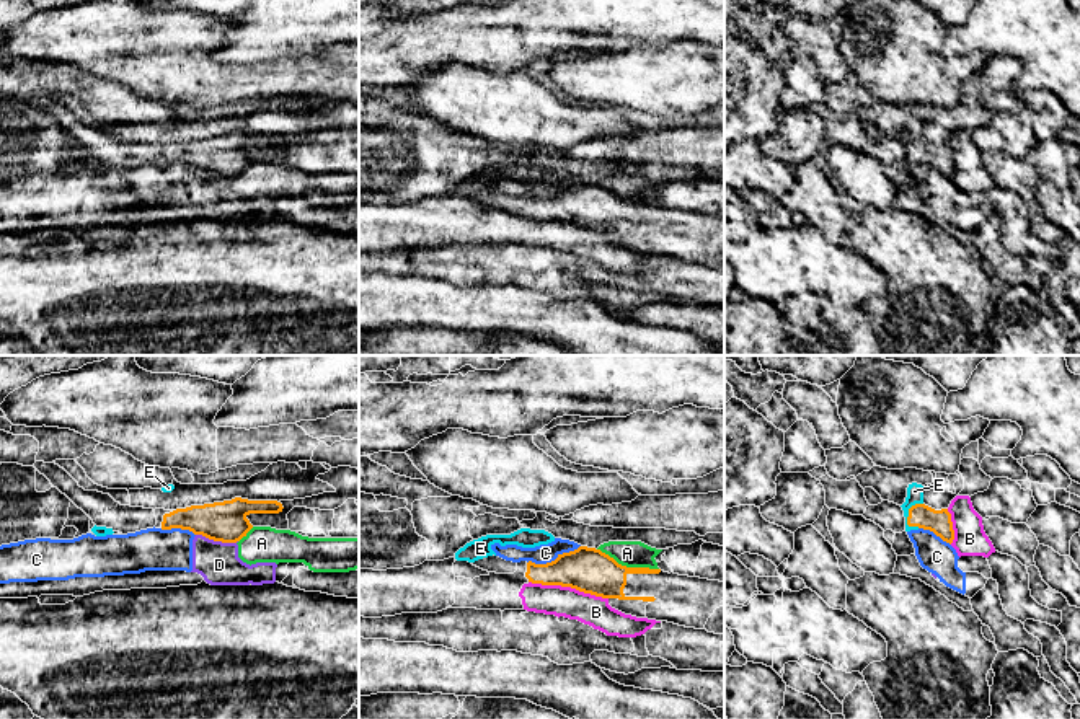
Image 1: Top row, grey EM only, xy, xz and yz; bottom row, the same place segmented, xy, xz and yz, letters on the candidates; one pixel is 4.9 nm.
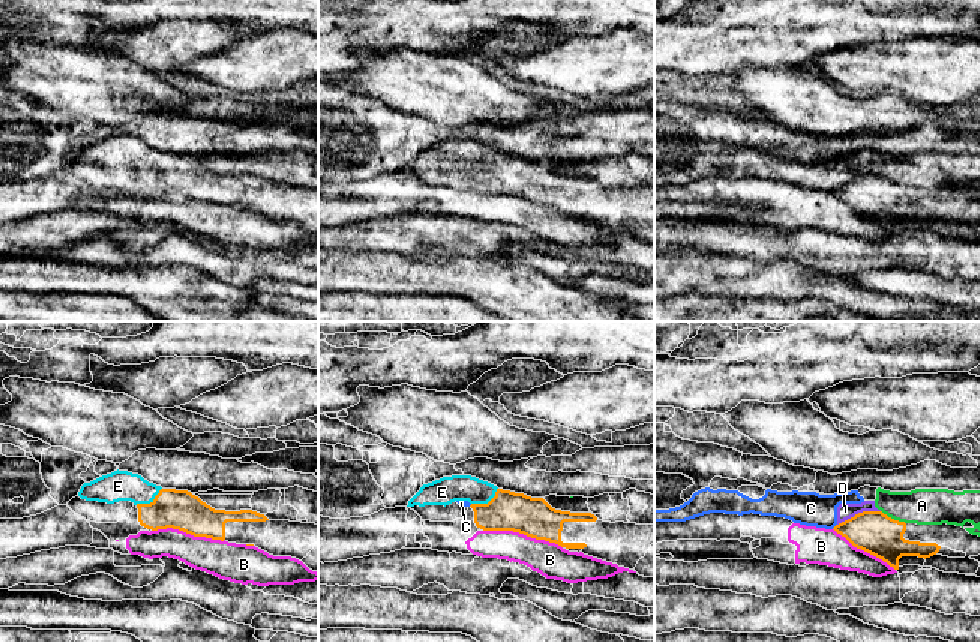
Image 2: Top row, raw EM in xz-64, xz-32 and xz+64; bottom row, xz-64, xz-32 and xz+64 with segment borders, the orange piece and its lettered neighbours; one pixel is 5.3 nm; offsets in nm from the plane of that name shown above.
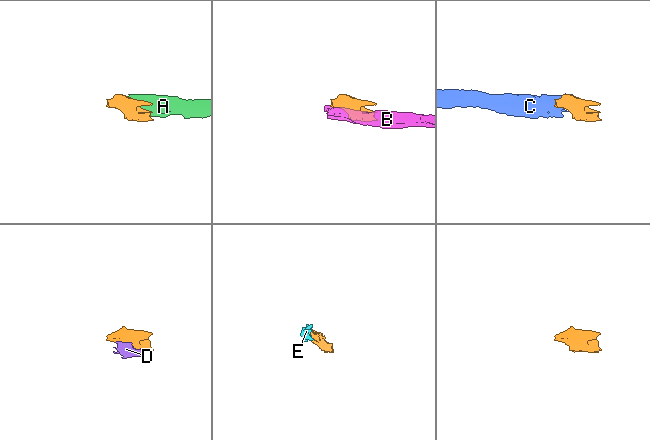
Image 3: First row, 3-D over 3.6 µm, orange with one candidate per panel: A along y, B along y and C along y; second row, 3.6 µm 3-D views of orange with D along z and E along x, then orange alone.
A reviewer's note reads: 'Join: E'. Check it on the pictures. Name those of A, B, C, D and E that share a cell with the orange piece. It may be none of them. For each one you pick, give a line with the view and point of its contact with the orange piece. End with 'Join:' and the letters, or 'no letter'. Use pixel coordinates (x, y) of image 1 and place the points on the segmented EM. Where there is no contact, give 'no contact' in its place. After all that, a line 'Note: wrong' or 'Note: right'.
E: contact yz (909, 512)
Join: E
Note: right

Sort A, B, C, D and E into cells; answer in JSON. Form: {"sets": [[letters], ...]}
{"sets": [["A", "C", "D"], ["B"], ["E"]]}

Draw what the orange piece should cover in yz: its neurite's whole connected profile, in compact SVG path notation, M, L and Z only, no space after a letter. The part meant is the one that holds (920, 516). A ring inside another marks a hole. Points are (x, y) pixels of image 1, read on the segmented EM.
M912 483L905 502L901 505L905 517L905 532L930 530L946 543L953 543L954 530L948 509L935 510L923 504L923 486Z

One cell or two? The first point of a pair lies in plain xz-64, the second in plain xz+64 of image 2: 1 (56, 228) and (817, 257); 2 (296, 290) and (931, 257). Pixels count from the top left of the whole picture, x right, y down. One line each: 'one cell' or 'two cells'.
1: one cell
2: two cells

